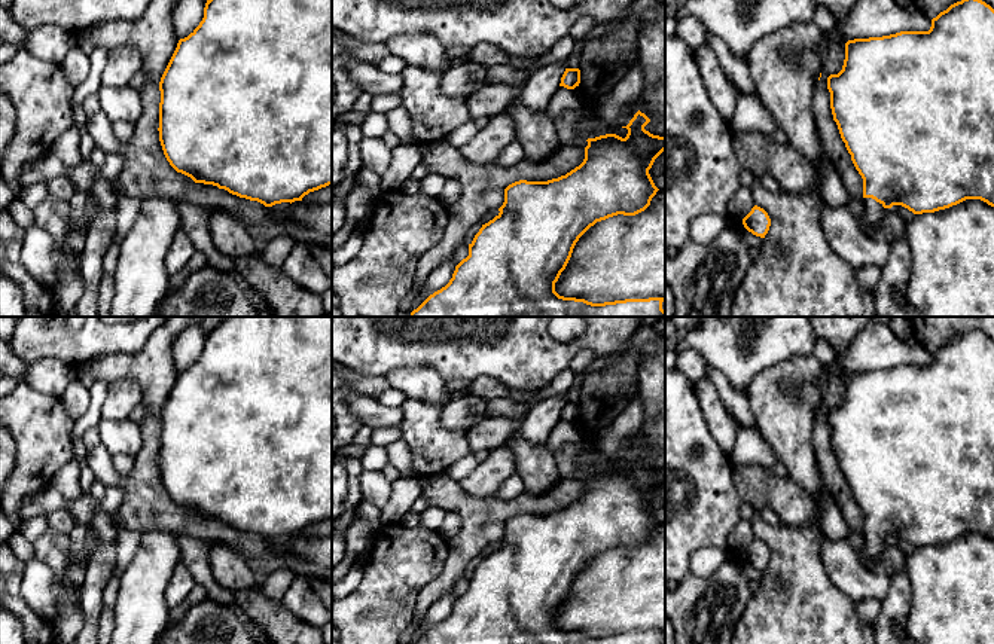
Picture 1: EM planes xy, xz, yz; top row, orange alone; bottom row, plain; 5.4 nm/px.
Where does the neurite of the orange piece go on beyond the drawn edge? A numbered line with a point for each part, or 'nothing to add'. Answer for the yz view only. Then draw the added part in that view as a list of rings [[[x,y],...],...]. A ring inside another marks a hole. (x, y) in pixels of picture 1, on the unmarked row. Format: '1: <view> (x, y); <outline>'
1: yz (874, 545); [[[862,531],[862,535],[863,535],[863,553],[862,553],[863,561],[868,565],[872,565],[876,561],[879,561],[887,541],[884,541],[882,537],[876,535],[872,531]]]

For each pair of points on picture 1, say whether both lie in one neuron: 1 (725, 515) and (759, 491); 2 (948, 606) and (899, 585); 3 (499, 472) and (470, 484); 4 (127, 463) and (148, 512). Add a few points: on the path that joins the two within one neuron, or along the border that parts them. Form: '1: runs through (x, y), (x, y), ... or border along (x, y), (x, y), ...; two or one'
1: border along (734, 467), (734, 487), (743, 501); two
2: border along (903, 571), (911, 589), (911, 610), (906, 620); two
3: runs through (491, 473), (478, 484); one
4: border along (110, 457), (121, 475), (131, 475), (134, 472); two

